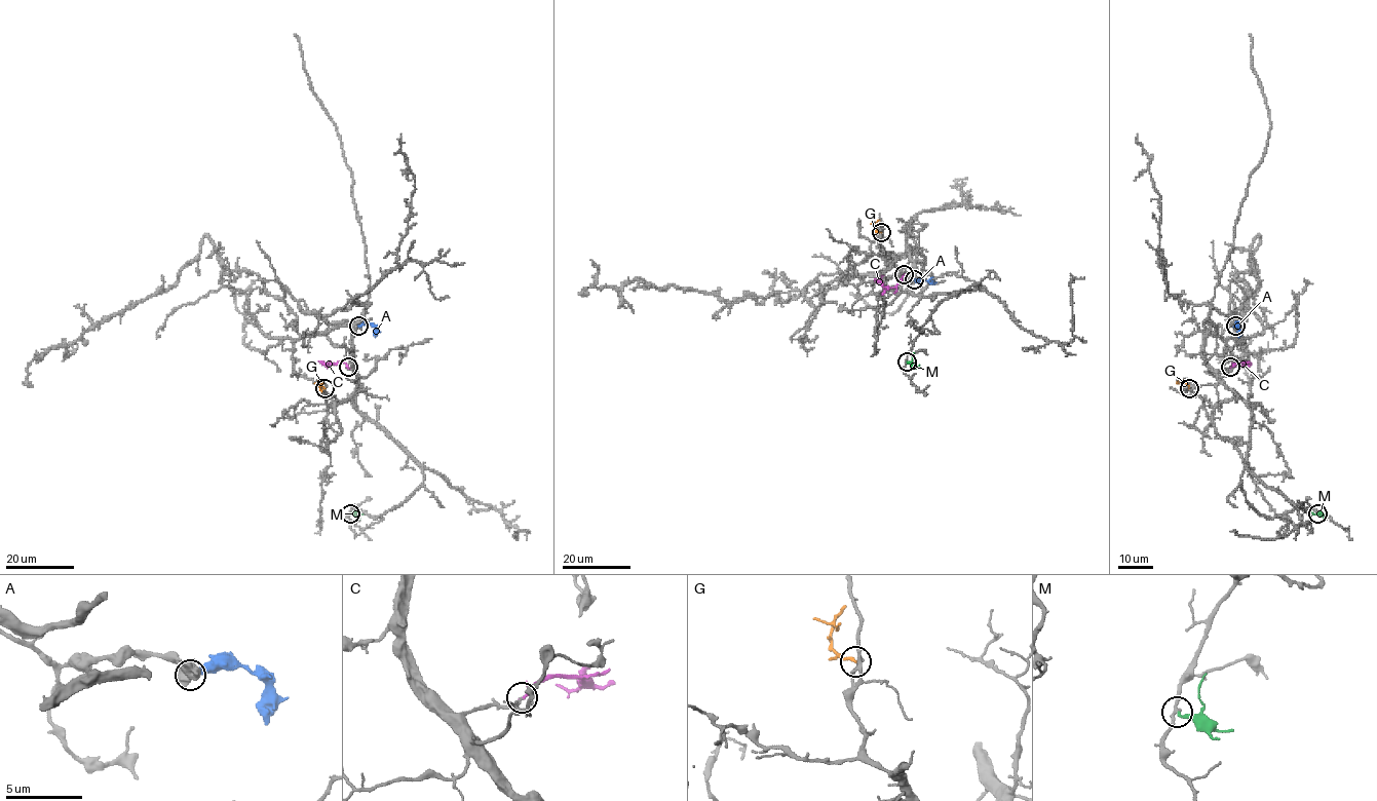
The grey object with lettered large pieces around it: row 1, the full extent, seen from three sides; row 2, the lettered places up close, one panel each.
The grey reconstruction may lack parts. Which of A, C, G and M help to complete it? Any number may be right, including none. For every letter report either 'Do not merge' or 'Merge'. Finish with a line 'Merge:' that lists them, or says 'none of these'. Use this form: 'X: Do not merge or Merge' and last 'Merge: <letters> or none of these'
A: Merge
C: Merge
G: Do not merge
M: Do not merge
Merge: A, C

